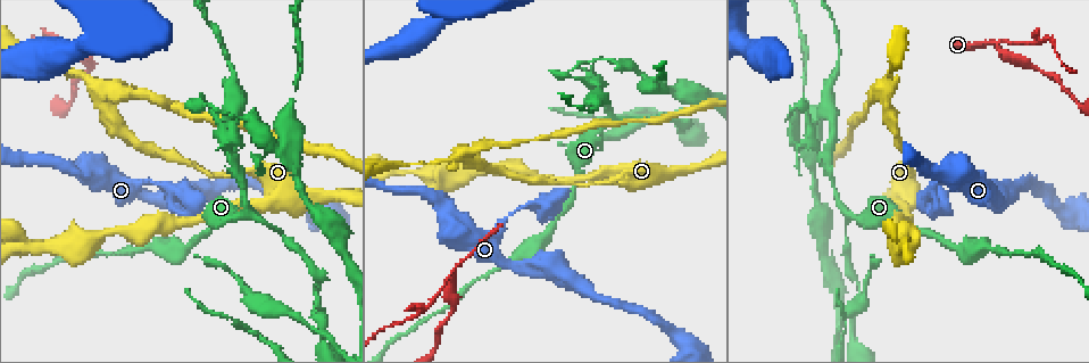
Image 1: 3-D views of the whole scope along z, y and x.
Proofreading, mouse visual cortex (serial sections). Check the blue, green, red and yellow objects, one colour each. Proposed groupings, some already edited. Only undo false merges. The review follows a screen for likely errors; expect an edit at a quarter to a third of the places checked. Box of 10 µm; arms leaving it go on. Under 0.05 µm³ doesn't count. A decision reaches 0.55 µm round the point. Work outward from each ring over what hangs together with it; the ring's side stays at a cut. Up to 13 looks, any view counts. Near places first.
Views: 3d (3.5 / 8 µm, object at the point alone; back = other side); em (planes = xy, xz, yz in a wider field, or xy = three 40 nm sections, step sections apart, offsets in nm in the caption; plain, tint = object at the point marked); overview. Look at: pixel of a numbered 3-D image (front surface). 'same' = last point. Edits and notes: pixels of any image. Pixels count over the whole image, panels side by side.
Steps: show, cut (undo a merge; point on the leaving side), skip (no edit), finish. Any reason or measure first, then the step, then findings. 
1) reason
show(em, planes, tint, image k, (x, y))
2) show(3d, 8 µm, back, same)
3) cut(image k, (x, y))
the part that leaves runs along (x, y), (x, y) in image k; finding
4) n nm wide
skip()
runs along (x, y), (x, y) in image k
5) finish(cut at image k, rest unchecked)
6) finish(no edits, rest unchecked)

sudden change in width
show(3d, 8 µm, image 1, (882, 95))

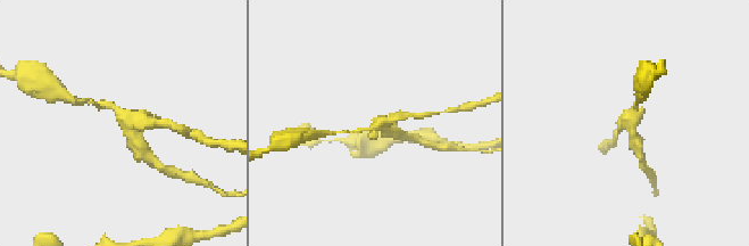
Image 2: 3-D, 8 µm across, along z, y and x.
closer look
show(3d, 3.5 µm, same)

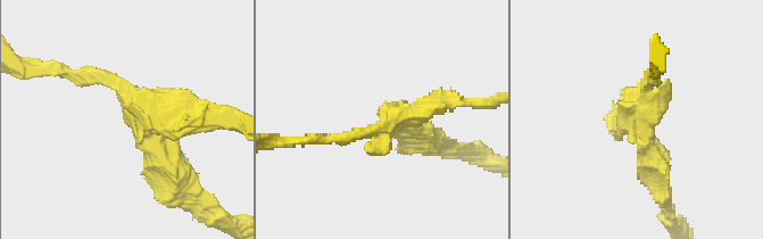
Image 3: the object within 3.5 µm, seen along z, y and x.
need the tissue
show(em, planes, tint, image 3, (149, 117))

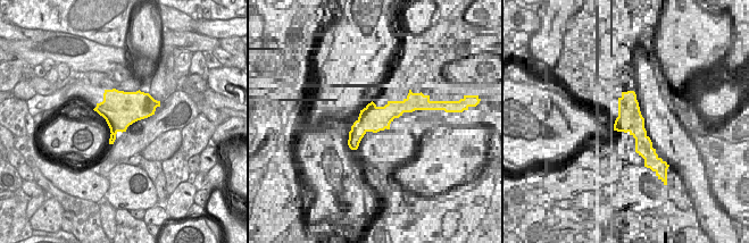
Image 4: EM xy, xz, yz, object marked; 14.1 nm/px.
cut(image 3, (204, 123))
the part that leaves runs along (158, 112), (235, 118) in image 3; two cells meet here

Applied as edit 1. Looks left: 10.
redraw
show(overview)

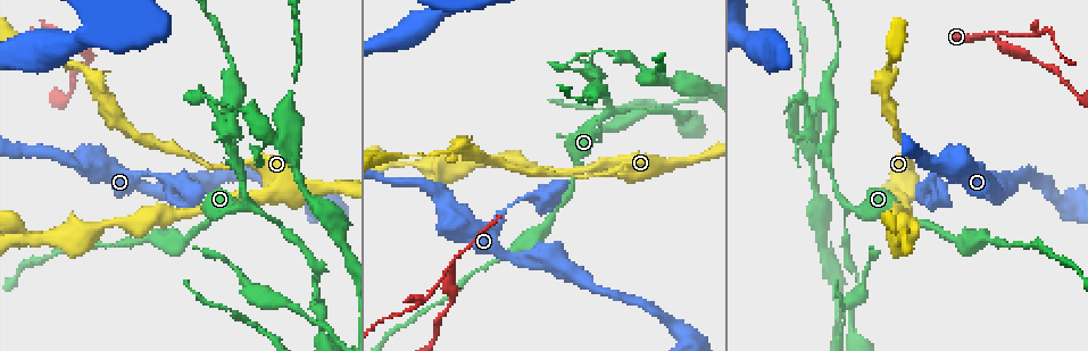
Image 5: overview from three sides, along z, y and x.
branch point
show(3d, 3.5 µm, image 5, (996, 37))

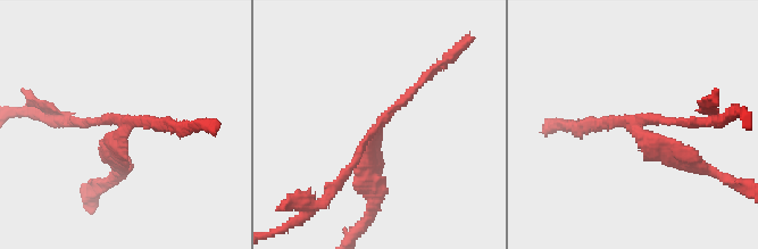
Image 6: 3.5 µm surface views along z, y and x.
show(em, xy, step 5, tint, image 6, (380, 121))

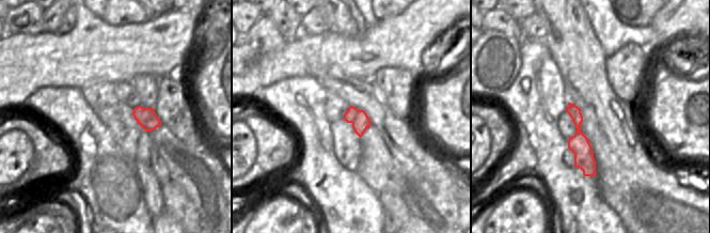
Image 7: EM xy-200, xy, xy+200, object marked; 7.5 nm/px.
another direction
show(em, planes, tint, same)

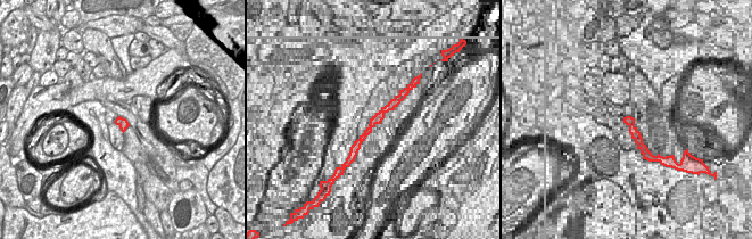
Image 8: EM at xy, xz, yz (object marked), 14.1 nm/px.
cut(image 6, (672, 121))
border along (123, 118), (120, 125) in image 8; two cells meet here

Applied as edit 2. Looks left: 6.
show(3d, 8 µm, image 5, (172, 179))

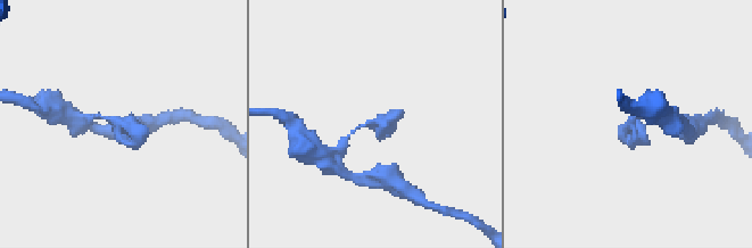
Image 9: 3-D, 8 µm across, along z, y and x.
zoom in
show(3d, 3.5 µm, back, same)

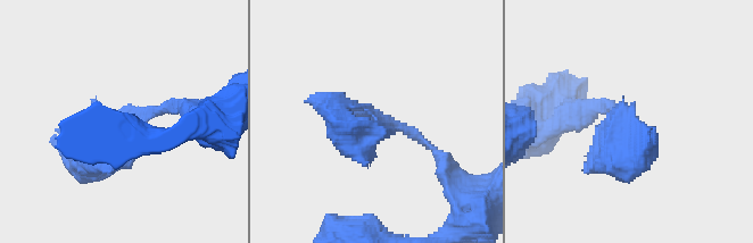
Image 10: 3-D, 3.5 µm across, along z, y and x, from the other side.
show(em, xy, step 3, tint, image 10, (380, 117))

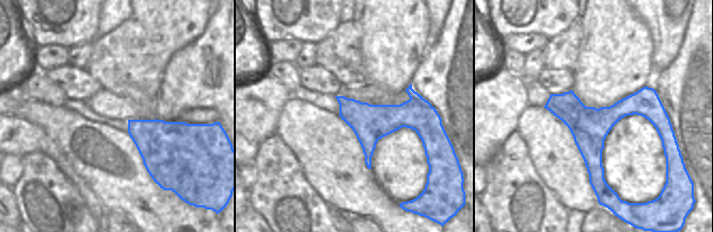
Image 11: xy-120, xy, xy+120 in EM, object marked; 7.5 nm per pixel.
skip()
runs along (187, 109), (89, 126), (79, 161) in image 10; continuous, no second cell

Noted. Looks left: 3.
side arm on a straight run
show(3d, 3.5 µm, image 5, (827, 152))

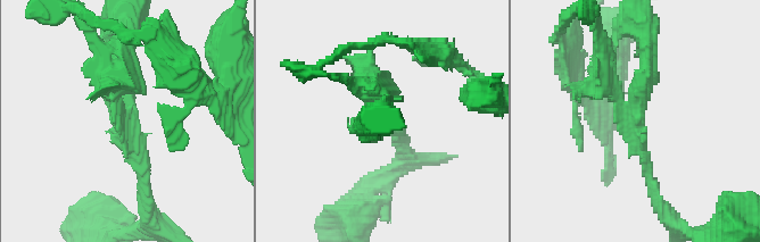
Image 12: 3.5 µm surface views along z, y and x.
3 arms; arms of 150, 250, 300 nm; shape alone is not enough
show(em, xy, step 2, tint, image 12, (120, 114))

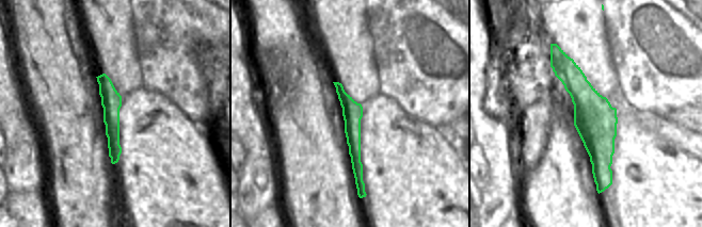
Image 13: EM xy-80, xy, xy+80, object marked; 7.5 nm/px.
cut(image 12, (141, 84))
the part that leaves runs along (637, 130), (603, 77), (597, 35) in image 12; a second cell is stuck on

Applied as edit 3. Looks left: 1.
finish(cut at image 3, cut at image 6, cut at image 12, rest unchecked)

